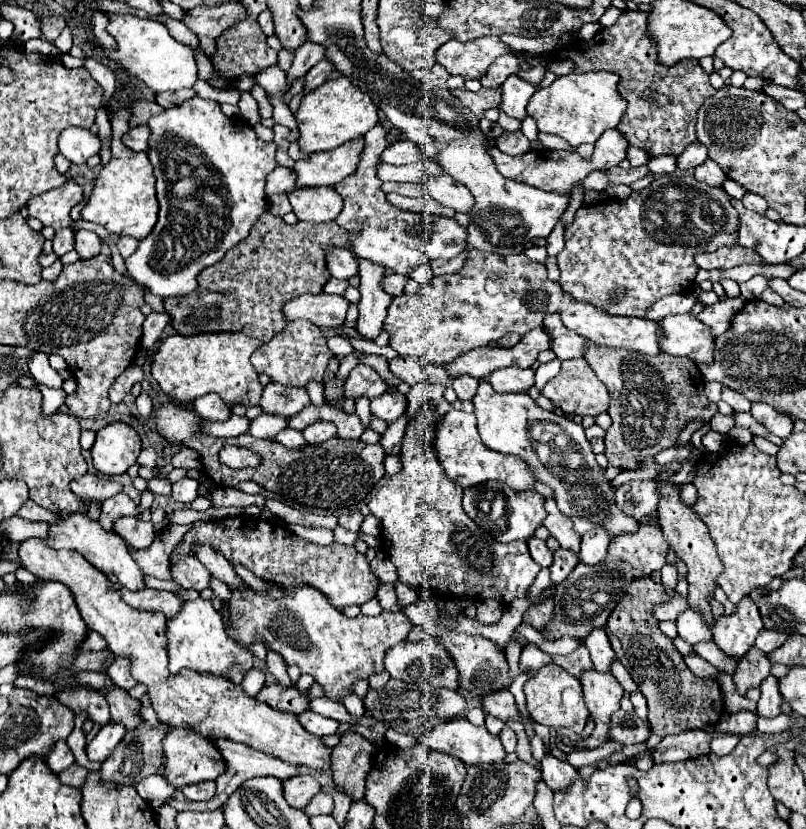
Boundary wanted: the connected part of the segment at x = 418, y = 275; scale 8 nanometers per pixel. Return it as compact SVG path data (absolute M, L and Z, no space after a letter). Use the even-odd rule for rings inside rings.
M422 264L422 266L418 266L412 274L410 274L410 278L414 278L420 286L426 286L426 284L430 284L432 282L432 268L430 268L430 264Z

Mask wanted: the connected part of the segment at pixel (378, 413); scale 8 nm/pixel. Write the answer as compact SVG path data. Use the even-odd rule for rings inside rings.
M386 392L380 398L372 400L372 414L376 418L386 420L388 424L398 420L404 414L404 410L406 410L406 396L400 392L394 392L394 394Z

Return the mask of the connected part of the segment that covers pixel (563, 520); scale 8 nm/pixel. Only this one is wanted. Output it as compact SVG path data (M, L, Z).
M552 498L546 500L544 508L546 508L548 516L546 516L546 520L544 520L542 524L550 530L550 534L560 542L562 548L572 550L572 552L578 554L578 552L580 552L580 540L582 540L582 538L574 532L572 520L570 520L568 516L564 516L564 514L558 510L556 500L552 500Z

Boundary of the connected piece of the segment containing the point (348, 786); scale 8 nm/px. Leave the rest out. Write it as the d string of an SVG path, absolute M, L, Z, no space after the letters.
M344 732L340 736L340 744L332 748L332 766L334 766L334 782L336 786L350 794L352 800L362 800L364 798L364 780L372 768L372 758L376 756L378 746L372 744L368 738L356 732Z

